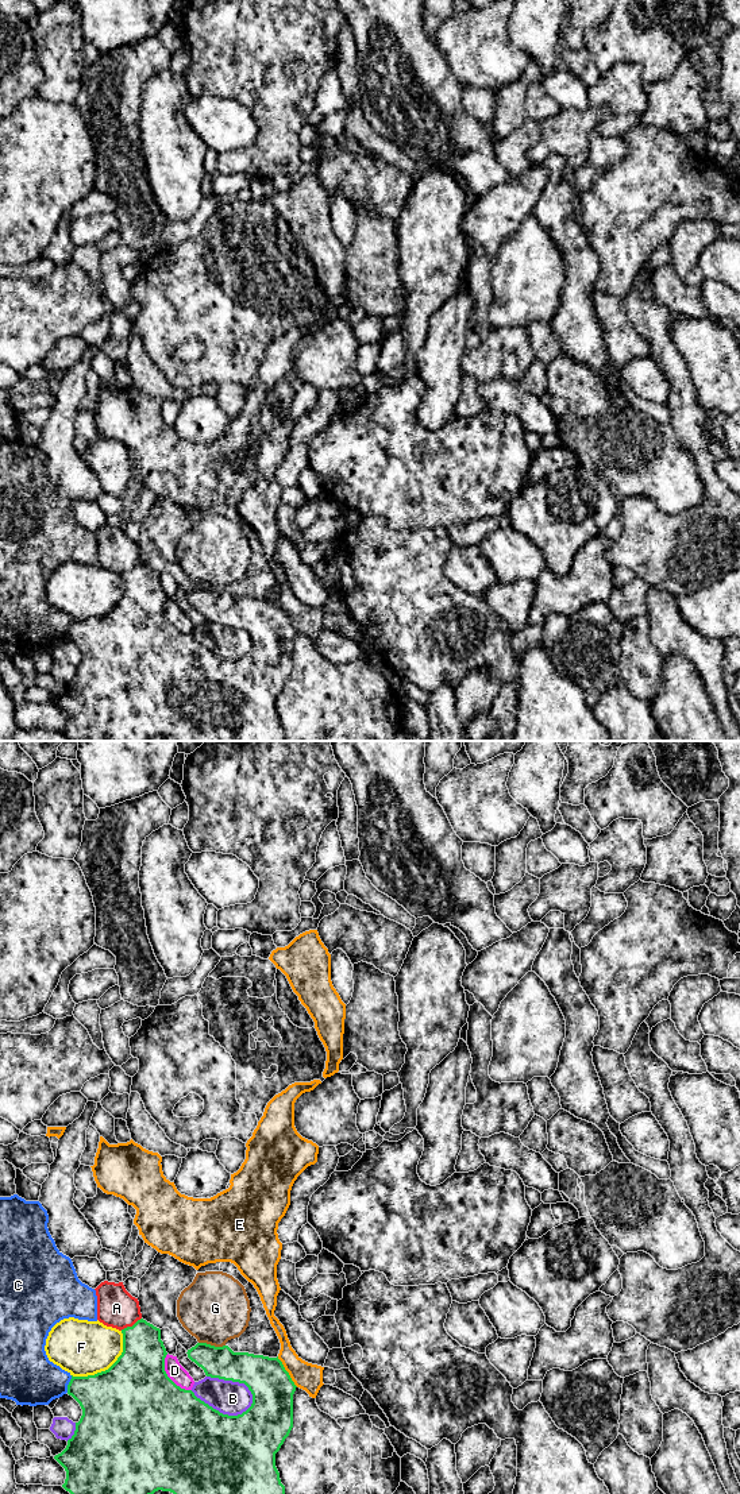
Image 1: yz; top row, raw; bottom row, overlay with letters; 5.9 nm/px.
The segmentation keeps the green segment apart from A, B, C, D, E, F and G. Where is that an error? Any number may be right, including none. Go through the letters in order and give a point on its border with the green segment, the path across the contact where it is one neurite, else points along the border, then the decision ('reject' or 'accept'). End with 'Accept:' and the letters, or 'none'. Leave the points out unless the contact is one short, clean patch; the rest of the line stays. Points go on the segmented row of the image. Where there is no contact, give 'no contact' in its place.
A: meets green in yz at (130, 1327); reject
B: meets green in yz at (222, 1413); reject
C: meets green in yz at (69, 1384); reject
D: meets green in yz at (168, 1377); reject
E: meets green in yz at (286, 1371); border along yz (277, 1357), (297, 1386); reject
F: meets green in yz at (110, 1367); reject
G: meets green in yz at (212, 1346); runs through yz (218, 1362), (212, 1355), (212, 1346), (215, 1308); accept
Accept: G

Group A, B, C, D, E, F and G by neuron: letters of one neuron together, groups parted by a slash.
A / B / C / D / E / F / G

